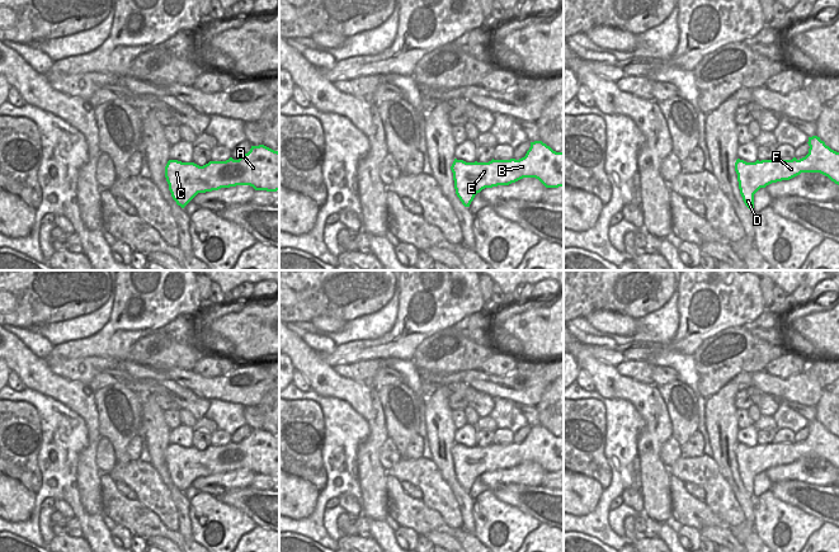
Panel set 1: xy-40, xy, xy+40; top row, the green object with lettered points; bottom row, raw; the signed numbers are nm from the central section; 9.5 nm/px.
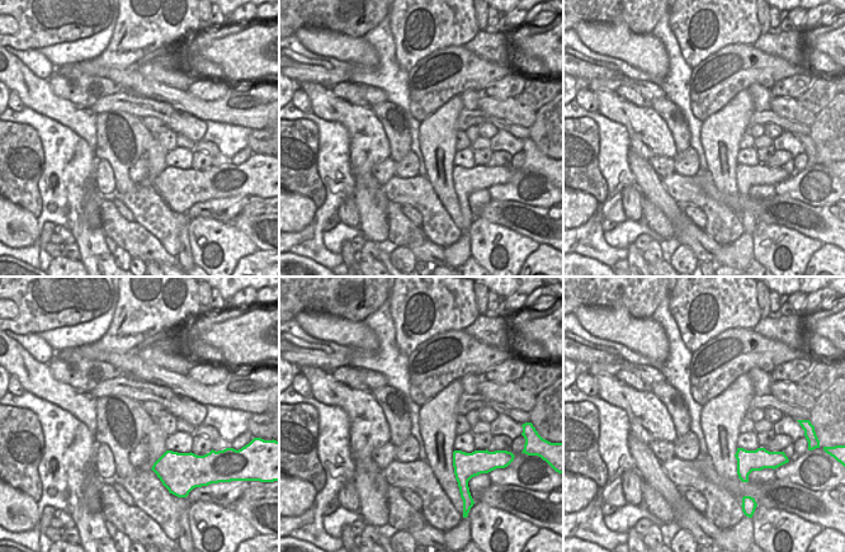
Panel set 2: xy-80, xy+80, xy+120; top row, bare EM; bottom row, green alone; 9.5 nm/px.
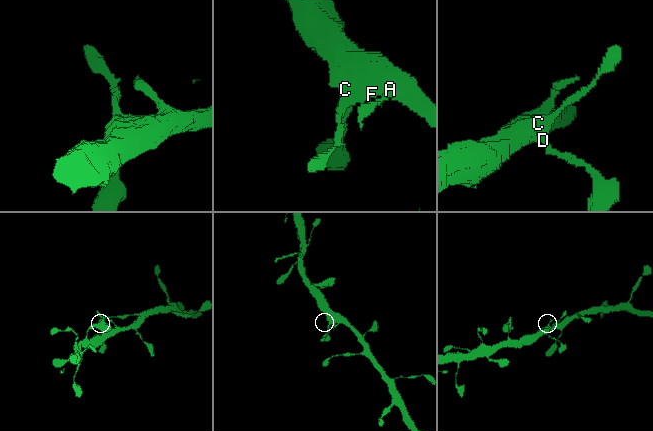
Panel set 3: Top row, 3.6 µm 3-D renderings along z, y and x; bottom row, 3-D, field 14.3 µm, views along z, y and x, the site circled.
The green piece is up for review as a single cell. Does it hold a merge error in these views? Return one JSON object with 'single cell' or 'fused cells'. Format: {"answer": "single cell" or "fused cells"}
{"answer": "single cell"}

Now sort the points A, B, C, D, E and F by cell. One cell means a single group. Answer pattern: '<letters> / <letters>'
A B C D E F

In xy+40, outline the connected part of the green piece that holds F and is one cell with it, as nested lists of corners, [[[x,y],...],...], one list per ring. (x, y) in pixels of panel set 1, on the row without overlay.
[[[817,420],[809,421],[809,438],[797,444],[756,444],[746,447],[737,443],[735,456],[745,490],[754,492],[754,478],[767,470],[789,464],[801,457],[820,457],[839,470],[839,437],[831,434]]]

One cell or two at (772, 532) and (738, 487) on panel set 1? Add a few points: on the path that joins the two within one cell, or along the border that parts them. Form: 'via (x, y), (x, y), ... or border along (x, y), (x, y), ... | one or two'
border along (753, 498), (754, 522) | two

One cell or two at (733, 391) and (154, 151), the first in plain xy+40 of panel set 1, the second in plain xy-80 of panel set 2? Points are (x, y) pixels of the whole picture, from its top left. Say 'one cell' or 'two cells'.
one cell

